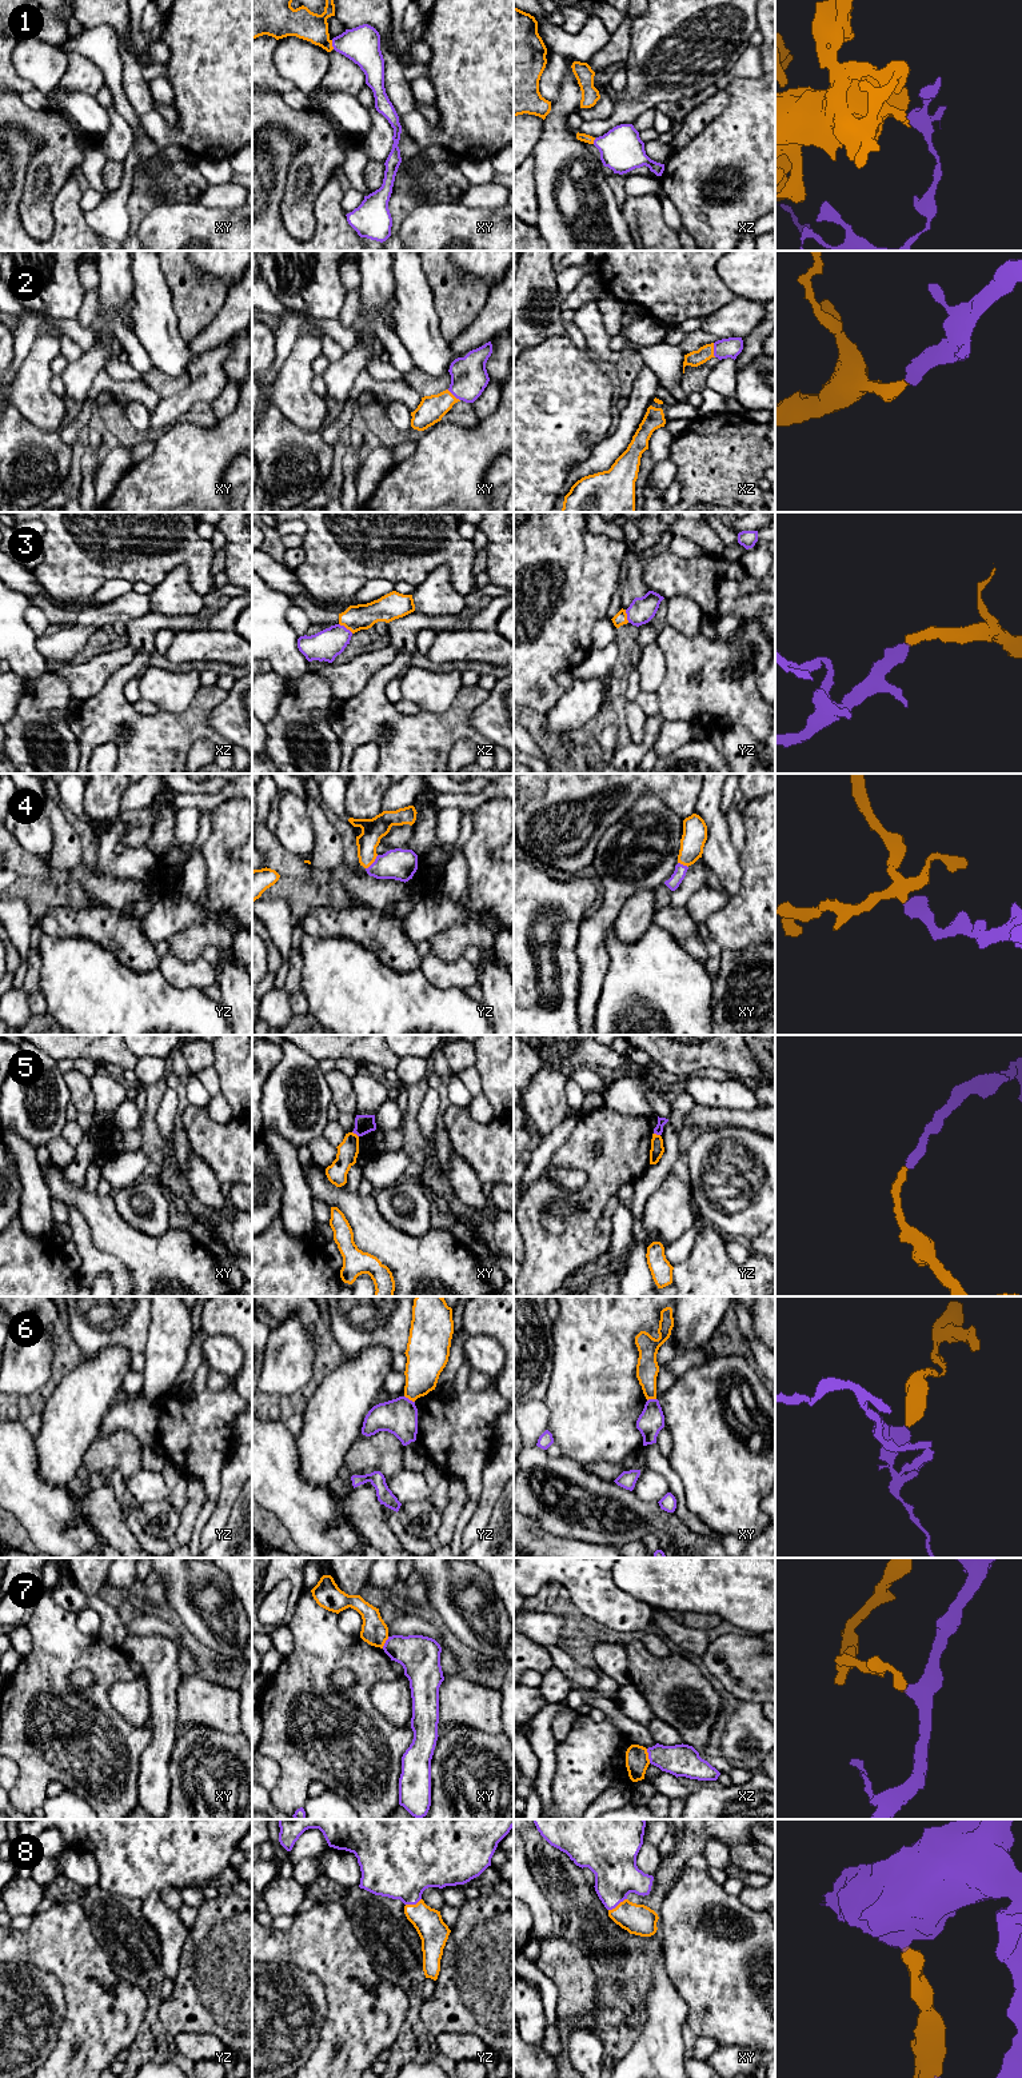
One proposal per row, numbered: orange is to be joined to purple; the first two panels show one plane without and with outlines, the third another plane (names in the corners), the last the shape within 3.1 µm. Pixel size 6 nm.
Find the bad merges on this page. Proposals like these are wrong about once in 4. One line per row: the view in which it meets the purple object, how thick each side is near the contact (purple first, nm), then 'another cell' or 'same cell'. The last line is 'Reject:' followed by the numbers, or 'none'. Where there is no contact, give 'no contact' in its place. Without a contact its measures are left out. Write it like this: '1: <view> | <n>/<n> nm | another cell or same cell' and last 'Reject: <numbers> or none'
1: xy | 220/180 nm | another cell
2: xz | 120/90 nm | same cell
3: xz | 180/160 nm | same cell
4: yz | 190/140 nm | same cell
5: xy | 110/130 nm | another cell
6: yz | 220/220 nm | another cell
7: xz | 190/140 nm | another cell
8: xy | 280/190 nm | same cell
Reject: 1, 5, 6, 7

